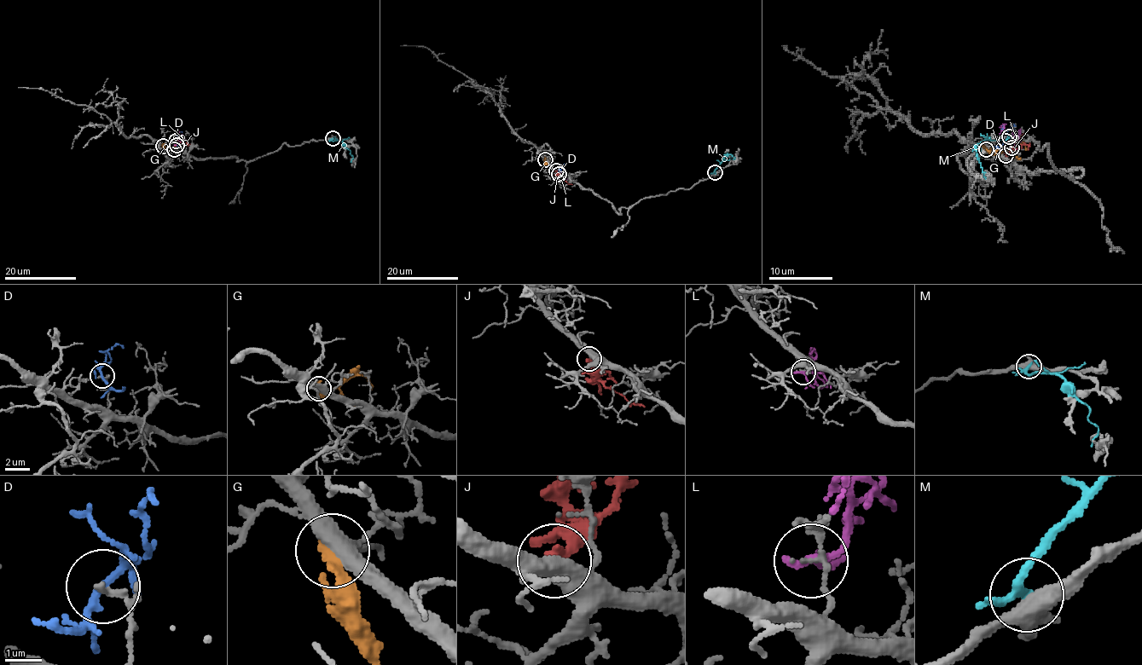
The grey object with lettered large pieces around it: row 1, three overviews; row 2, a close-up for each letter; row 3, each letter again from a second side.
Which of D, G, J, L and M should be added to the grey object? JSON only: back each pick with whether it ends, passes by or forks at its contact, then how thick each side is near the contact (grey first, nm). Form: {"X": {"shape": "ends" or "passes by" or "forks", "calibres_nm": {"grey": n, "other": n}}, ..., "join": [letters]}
{"join": []}

